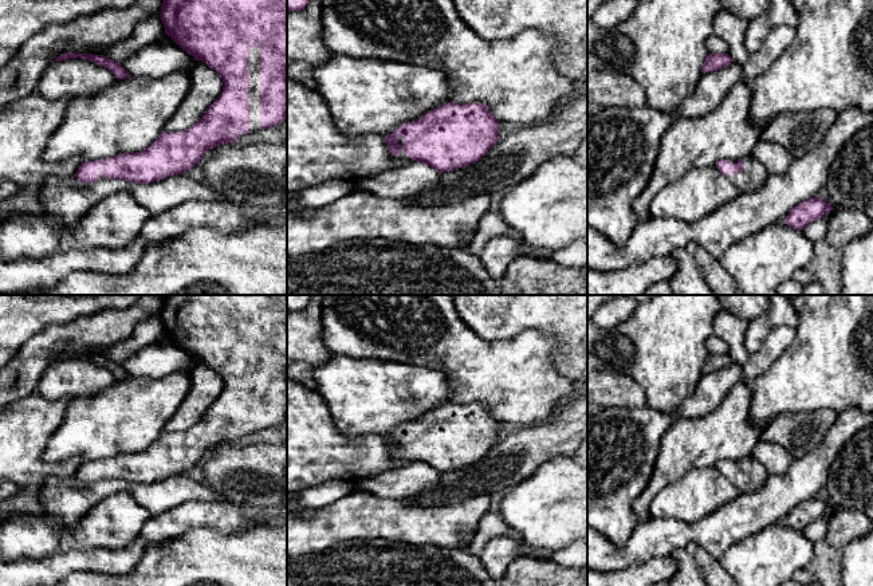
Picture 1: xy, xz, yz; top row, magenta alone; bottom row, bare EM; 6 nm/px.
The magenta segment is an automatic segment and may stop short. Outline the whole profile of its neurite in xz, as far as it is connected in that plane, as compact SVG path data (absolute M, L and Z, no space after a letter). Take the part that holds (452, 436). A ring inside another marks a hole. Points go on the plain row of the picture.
M451 401L384 438L393 469L417 461L443 473L475 464L500 436L499 421L485 404Z

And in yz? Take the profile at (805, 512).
M815 496L794 507L786 516L786 524L801 531L830 511L834 511L833 506Z

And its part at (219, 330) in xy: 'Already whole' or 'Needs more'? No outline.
Needs more

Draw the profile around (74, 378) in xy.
M75 358L51 363L40 375L36 393L51 401L91 397L115 381L109 369Z

